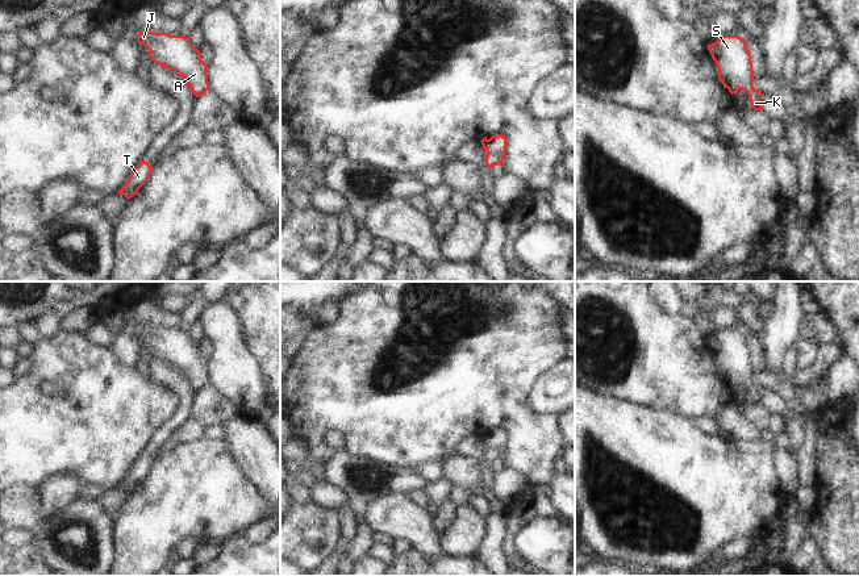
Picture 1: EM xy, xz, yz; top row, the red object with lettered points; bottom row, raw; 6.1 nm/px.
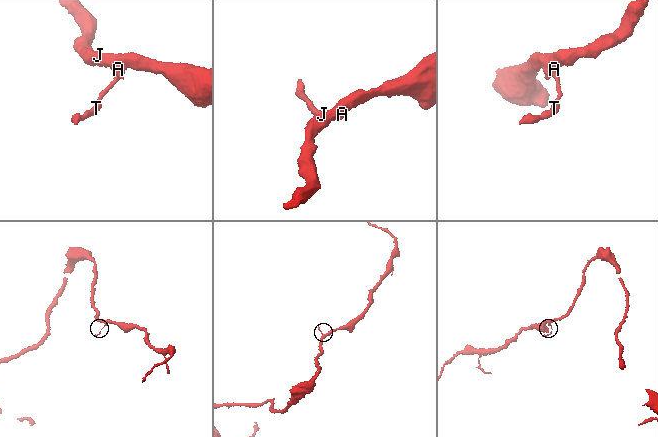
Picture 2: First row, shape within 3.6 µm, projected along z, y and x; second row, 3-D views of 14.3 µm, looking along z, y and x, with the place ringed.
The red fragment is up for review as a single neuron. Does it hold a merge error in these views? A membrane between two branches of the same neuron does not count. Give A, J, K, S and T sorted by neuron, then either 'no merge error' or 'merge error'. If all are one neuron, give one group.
groups A J K S T; no merge error

